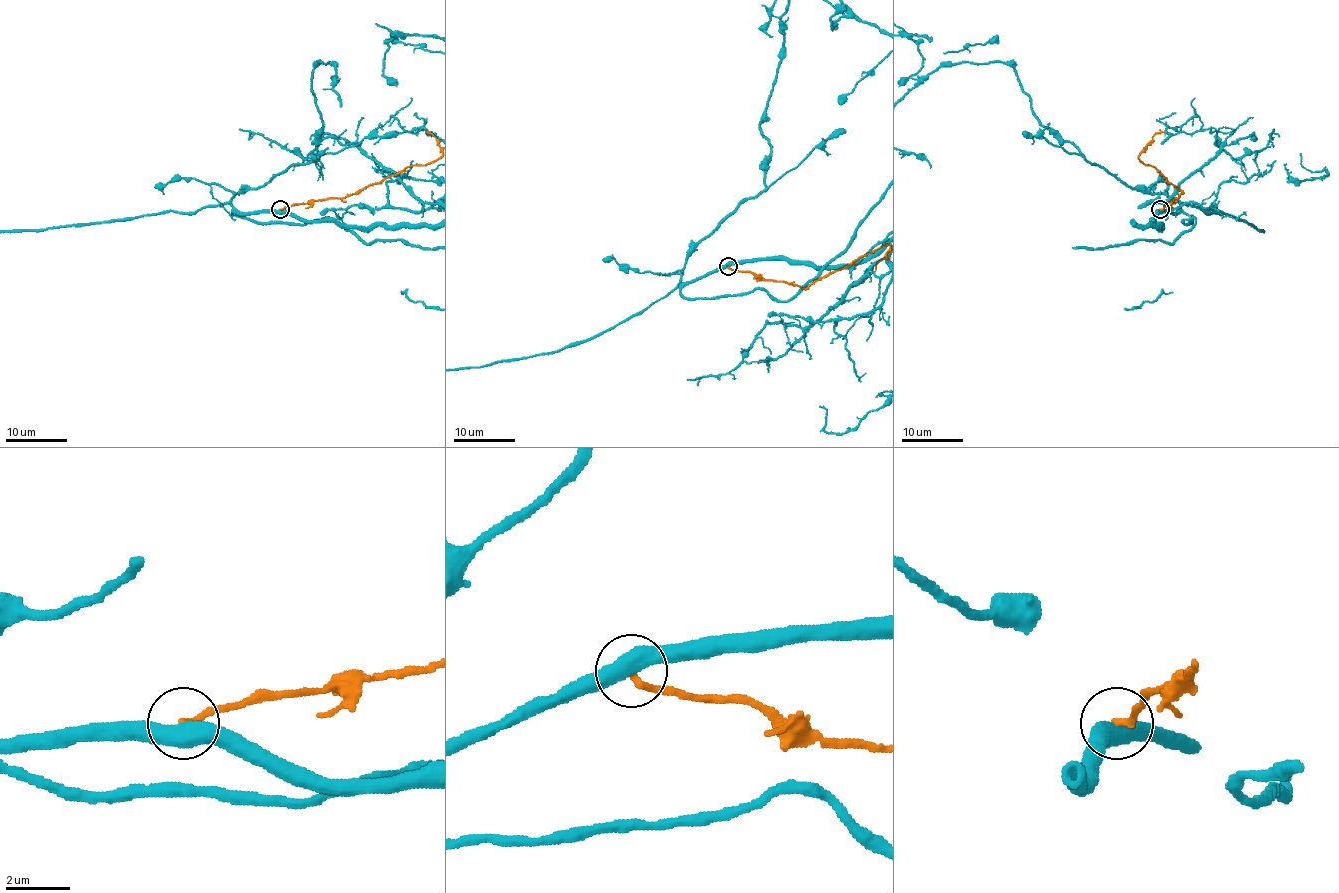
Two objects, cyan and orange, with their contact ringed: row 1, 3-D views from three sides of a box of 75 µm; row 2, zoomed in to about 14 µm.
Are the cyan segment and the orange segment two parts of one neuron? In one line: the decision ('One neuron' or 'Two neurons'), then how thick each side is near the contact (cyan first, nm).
Two neurons. Thickness 500 nm (cyan) against 240 nm

